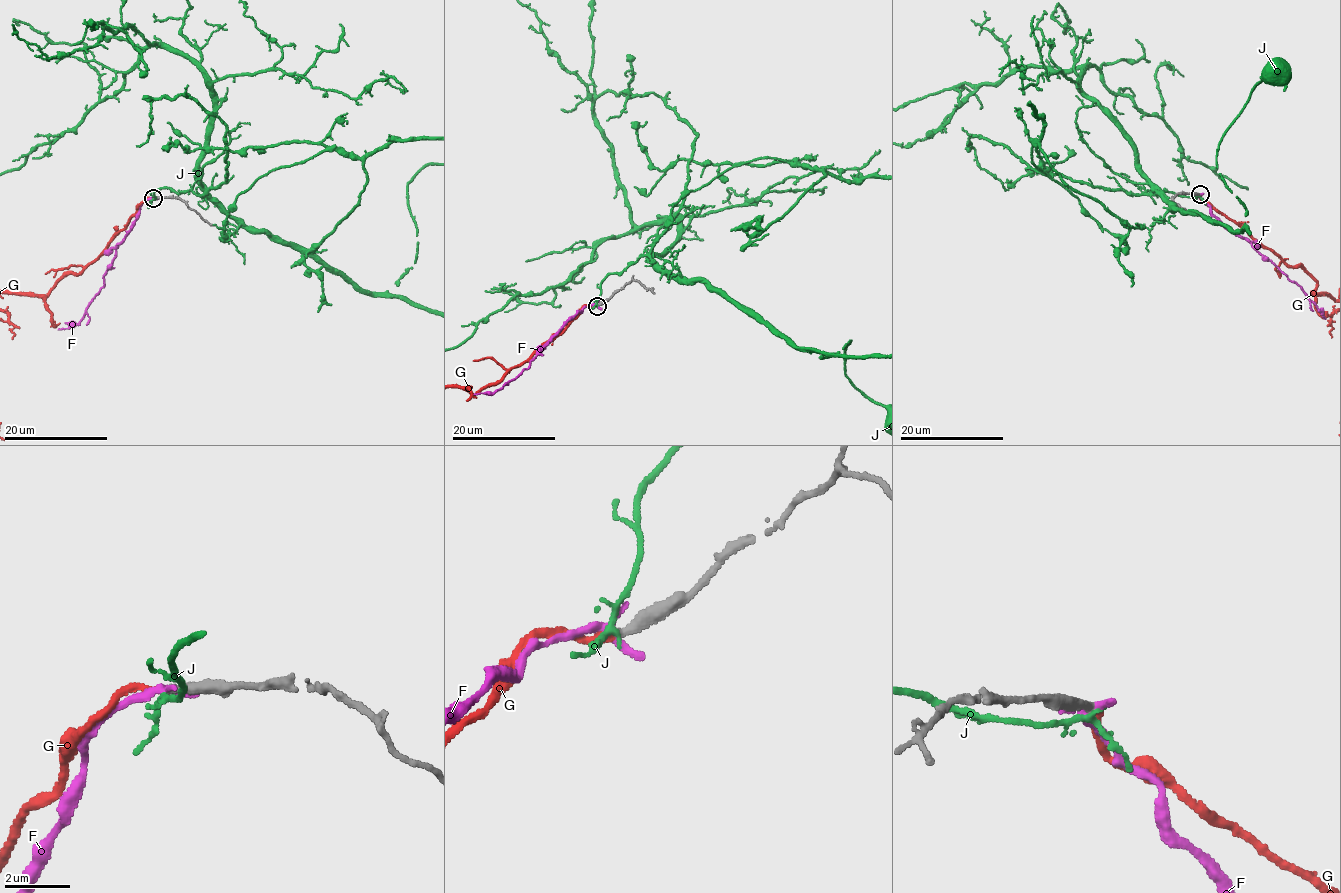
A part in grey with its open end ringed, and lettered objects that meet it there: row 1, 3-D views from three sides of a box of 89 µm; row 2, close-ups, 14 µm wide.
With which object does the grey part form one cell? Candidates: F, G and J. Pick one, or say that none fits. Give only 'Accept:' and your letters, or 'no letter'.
Accept: G

